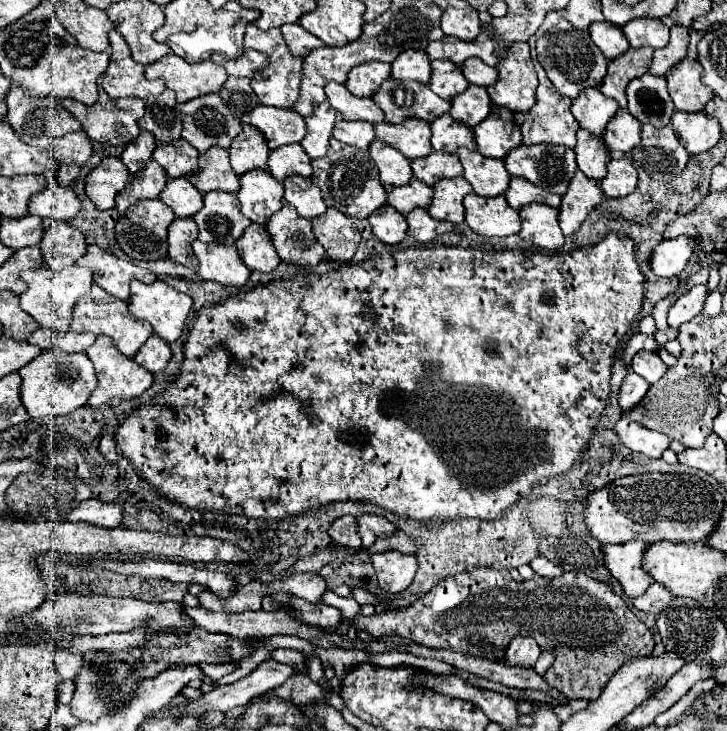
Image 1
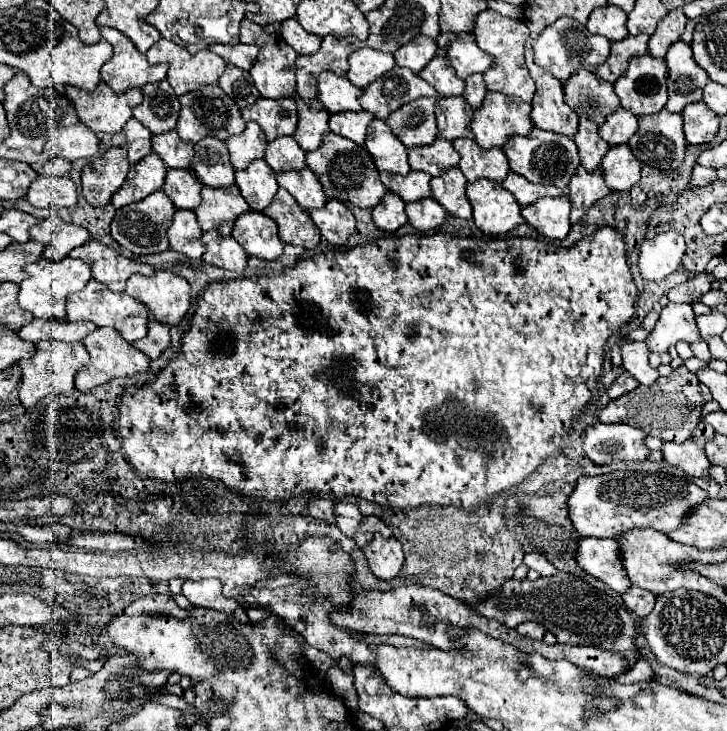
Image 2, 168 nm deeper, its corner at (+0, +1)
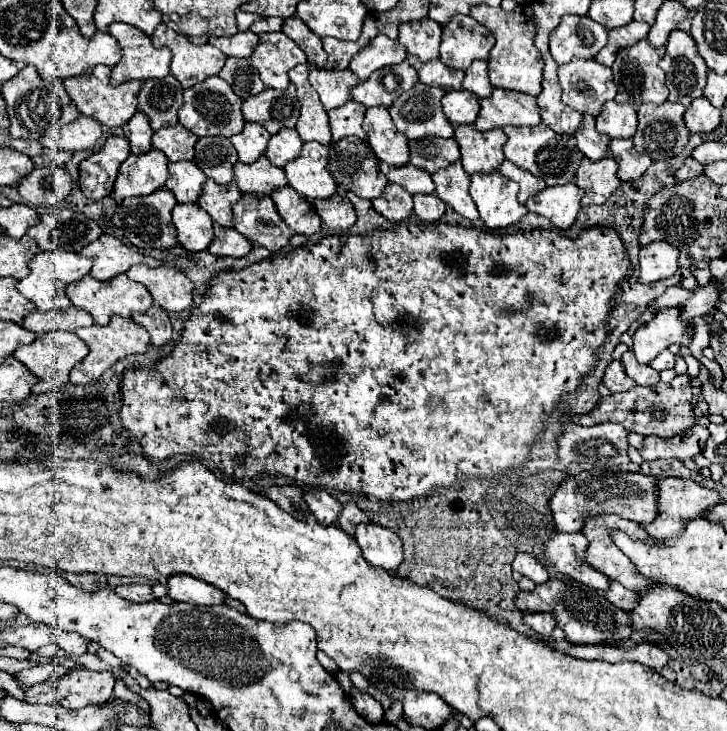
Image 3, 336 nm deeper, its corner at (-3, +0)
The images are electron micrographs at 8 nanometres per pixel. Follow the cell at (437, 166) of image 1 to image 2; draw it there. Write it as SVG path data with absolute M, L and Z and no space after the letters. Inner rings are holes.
M433 141L431 145L409 149L409 165L415 171L423 171L429 175L439 175L451 167L457 167L459 153L453 149L449 141Z

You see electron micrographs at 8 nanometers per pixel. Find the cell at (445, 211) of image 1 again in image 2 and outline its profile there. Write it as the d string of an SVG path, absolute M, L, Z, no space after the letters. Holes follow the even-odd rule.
M457 167L447 169L439 177L431 179L433 199L439 201L449 215L471 219L471 205L465 195L465 185L467 185L467 179L461 173L461 169Z

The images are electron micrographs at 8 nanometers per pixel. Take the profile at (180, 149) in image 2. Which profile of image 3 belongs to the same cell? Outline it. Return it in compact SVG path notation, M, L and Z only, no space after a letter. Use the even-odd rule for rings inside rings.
M176 124L176 126L166 126L154 132L152 146L162 150L170 162L180 162L180 160L194 158L196 140L198 140L196 134L186 130L182 124Z

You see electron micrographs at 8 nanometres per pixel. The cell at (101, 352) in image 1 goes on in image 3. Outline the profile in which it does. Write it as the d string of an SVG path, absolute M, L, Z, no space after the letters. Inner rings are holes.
M114 314L106 326L92 324L86 328L78 328L76 334L82 340L86 340L86 344L90 346L90 354L82 362L78 362L78 366L74 366L74 370L70 372L72 384L88 384L88 382L98 380L100 374L104 370L108 370L116 360L120 360L128 354L142 354L142 352L146 352L146 348L150 344L150 336L146 334L146 330L142 330L140 324L136 324L134 320L128 320L128 318L122 318L118 314Z

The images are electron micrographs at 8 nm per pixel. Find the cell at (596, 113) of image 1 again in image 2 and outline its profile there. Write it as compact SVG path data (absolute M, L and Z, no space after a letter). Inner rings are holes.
M579 71L571 81L563 83L567 105L579 115L603 125L605 117L619 109L619 97L615 97L613 85L599 79L591 71Z

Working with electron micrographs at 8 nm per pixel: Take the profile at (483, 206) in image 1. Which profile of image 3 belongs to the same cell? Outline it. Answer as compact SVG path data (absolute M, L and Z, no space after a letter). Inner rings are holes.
M498 170L492 174L472 174L470 178L470 196L478 206L486 228L496 230L510 226L528 212L526 206L516 198L518 186L504 178Z

